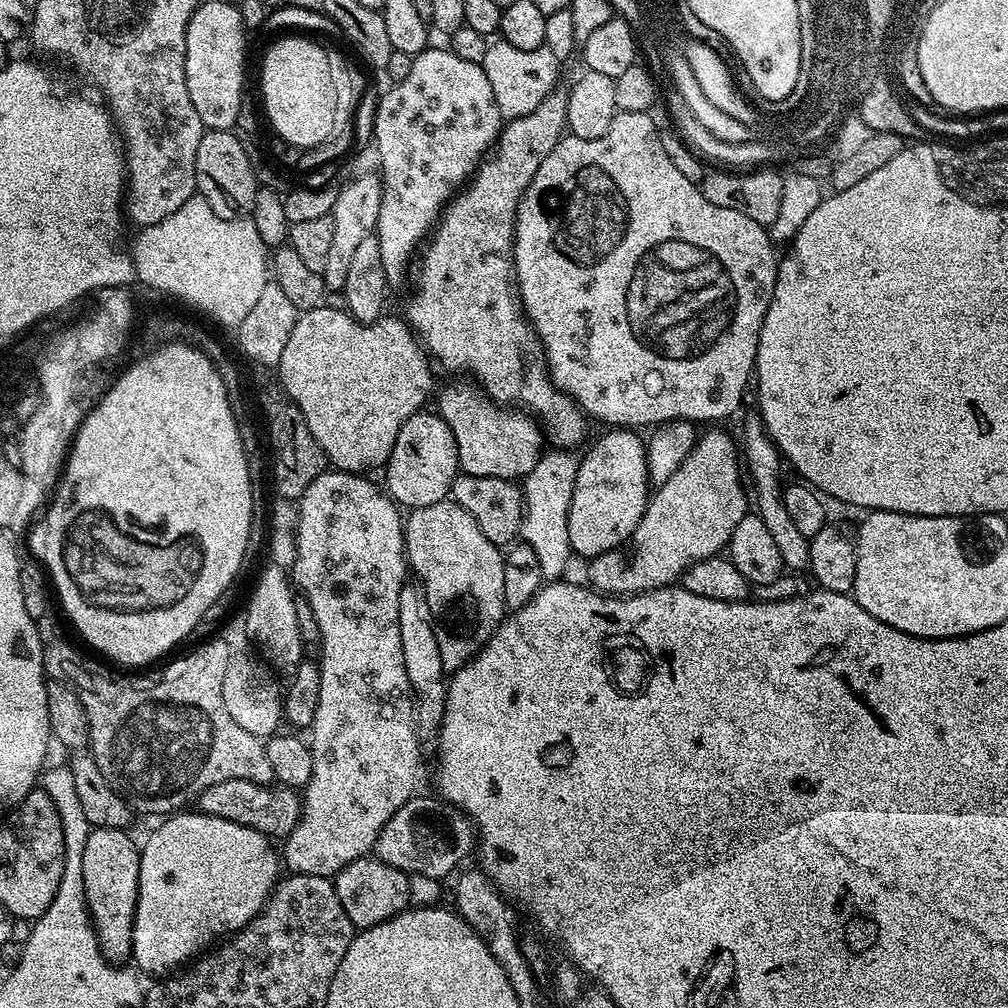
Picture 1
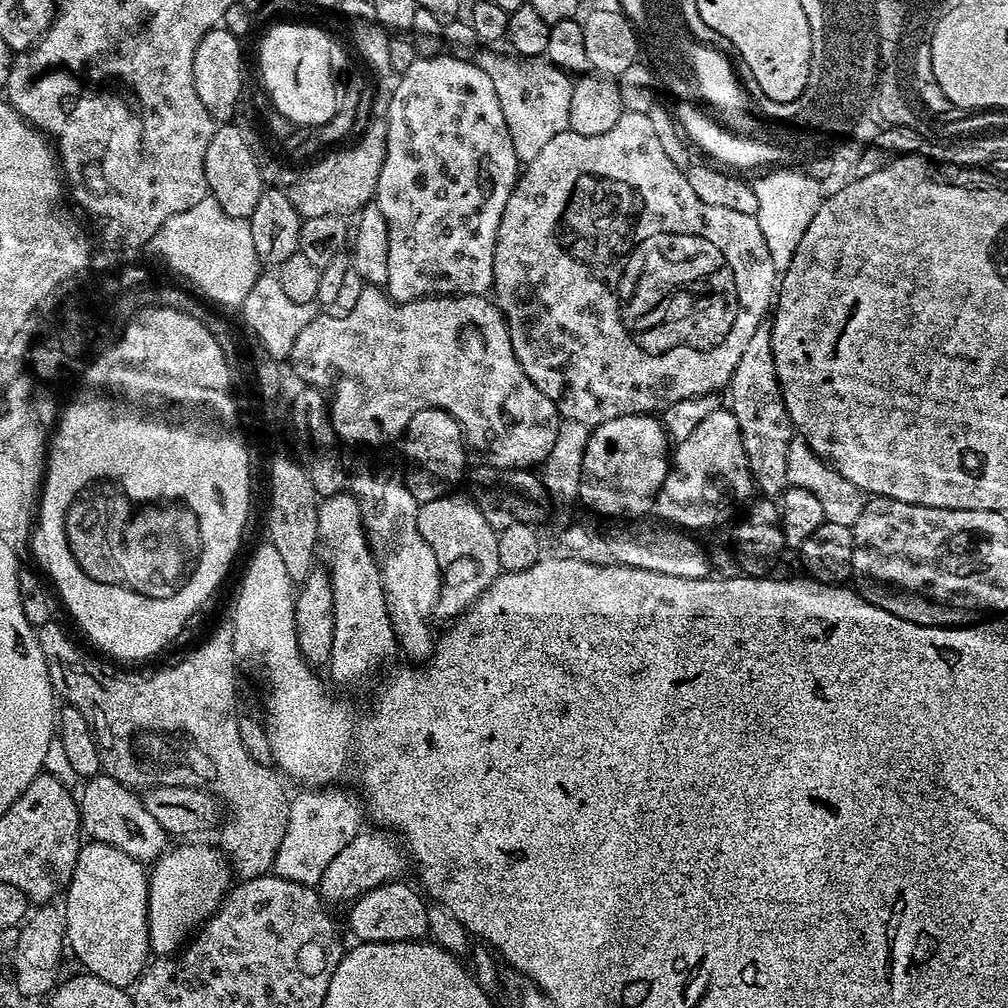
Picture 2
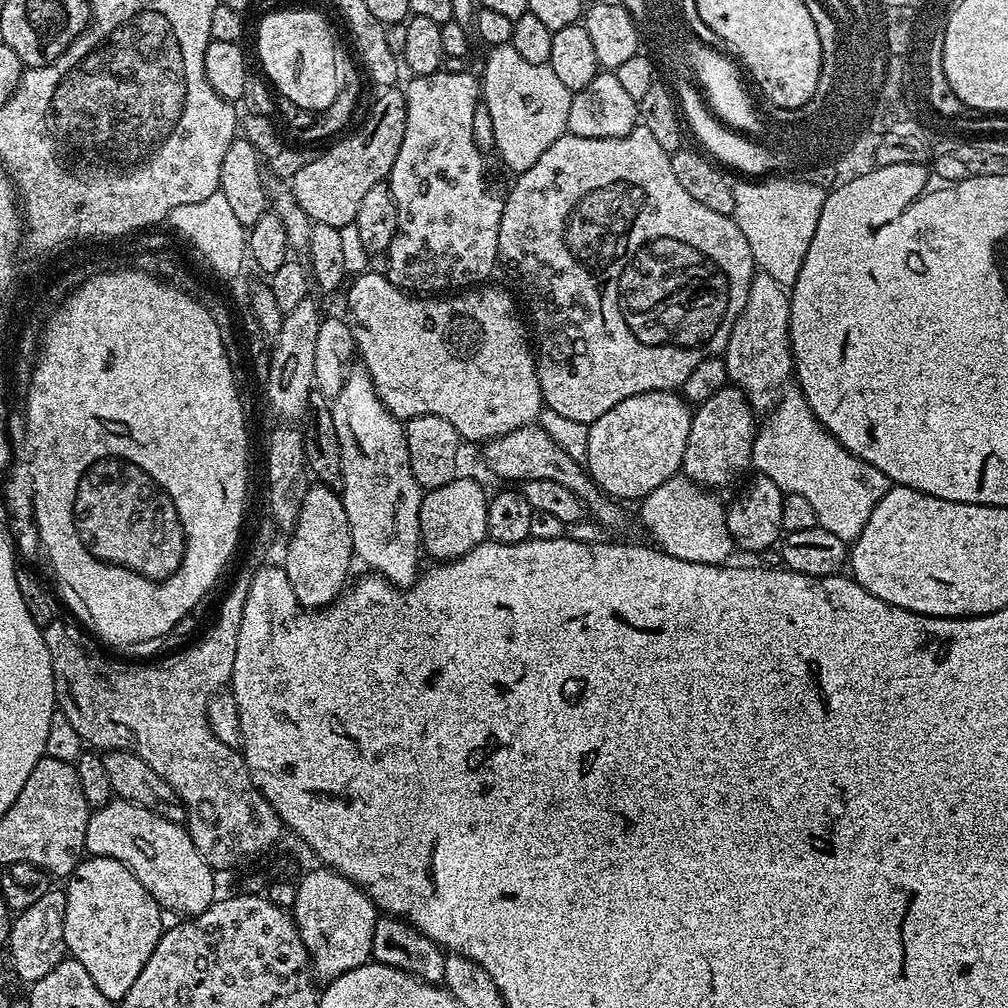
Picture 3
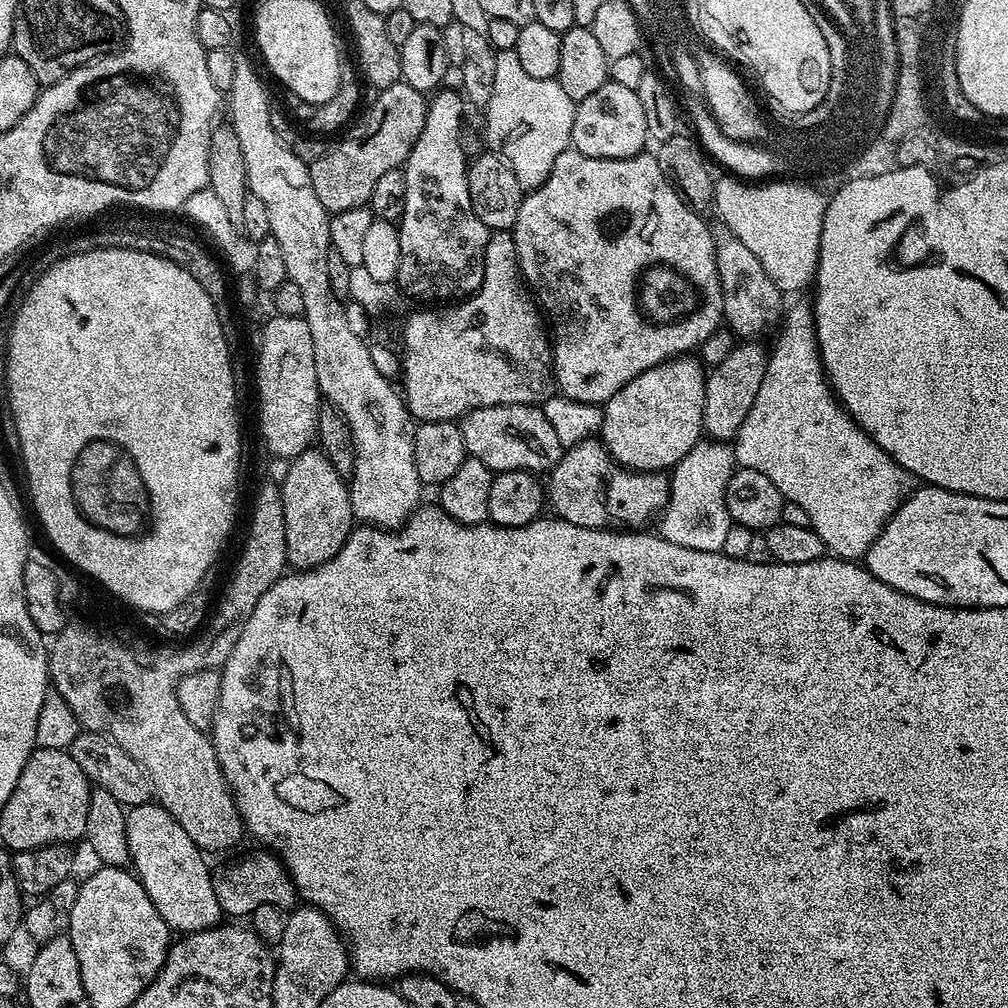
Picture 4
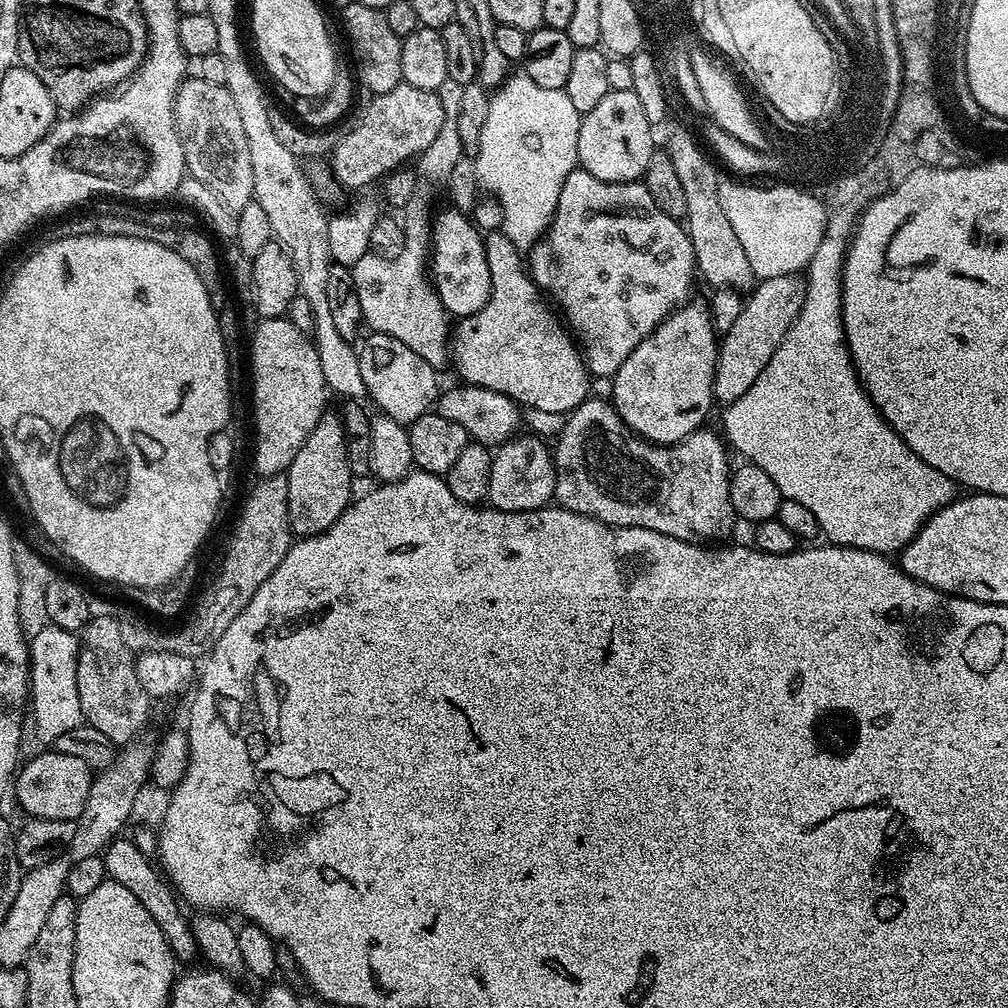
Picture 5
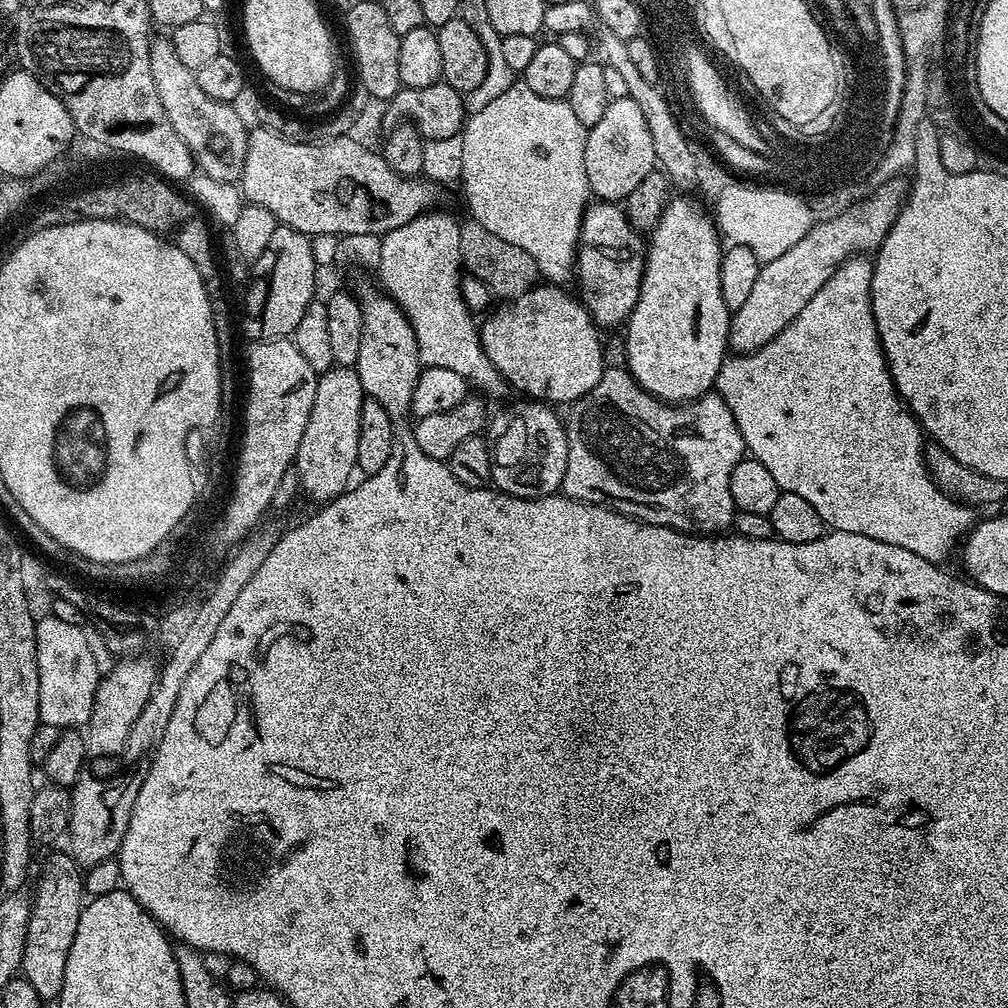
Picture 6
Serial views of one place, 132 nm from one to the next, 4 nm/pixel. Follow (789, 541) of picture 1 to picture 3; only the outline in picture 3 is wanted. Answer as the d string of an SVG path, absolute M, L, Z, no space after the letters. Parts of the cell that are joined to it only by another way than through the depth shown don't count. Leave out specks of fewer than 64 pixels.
M757 271L750 282L750 294L746 294L746 306L730 330L728 344L722 359L728 371L729 381L746 394L753 413L771 413L785 391L784 383L794 372L792 363L792 343L790 342L789 293L770 274Z

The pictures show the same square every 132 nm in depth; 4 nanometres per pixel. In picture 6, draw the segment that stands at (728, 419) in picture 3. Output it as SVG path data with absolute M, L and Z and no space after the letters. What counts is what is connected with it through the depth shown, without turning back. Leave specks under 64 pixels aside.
M896 178L889 179L869 200L854 205L849 212L840 212L821 224L820 221L813 223L810 231L794 242L794 246L790 246L782 258L761 263L760 273L758 278L754 278L754 287L746 302L742 302L742 306L738 306L738 310L730 316L728 342L733 353L751 354L766 346L778 334L782 334L782 330L786 330L786 326L790 326L798 314L802 314L806 302L810 302L810 298L814 298L814 294L826 286L832 273L845 260L879 249L906 199L905 185L903 188L900 182Z

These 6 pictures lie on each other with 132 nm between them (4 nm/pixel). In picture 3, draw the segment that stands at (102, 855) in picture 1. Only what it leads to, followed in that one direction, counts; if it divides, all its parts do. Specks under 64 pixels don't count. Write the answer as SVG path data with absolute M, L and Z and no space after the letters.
M88 856L81 860L71 876L67 877L66 884L63 947L72 951L69 952L71 959L82 962L86 974L94 978L94 986L98 986L98 990L102 990L106 998L119 1002L130 990L130 986L134 986L134 981L138 979L138 974L142 974L146 962L150 962L154 946L158 946L162 935L160 903L149 894L146 886L142 886L142 882L138 882L138 878L134 878L125 864L109 856Z

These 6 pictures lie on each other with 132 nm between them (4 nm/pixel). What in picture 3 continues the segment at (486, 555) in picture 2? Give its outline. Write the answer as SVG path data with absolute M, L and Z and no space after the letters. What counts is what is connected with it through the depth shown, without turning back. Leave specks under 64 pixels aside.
M464 474L457 475L455 480L446 482L446 486L429 488L420 497L420 509L418 510L418 522L420 523L420 539L425 553L428 552L436 562L457 560L476 546L488 539L488 502L489 493L484 493L484 488L476 480Z

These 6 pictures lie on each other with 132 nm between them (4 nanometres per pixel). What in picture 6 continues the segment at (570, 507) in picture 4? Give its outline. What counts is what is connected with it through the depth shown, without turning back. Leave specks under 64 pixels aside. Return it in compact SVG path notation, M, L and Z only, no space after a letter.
M605 367L602 378L594 390L590 390L585 396L575 401L571 405L572 413L566 416L566 427L568 430L568 457L566 458L566 474L562 485L563 495L569 496L571 500L584 500L587 504L603 504L610 506L616 512L624 516L630 516L634 520L639 520L646 524L657 524L663 528L674 528L677 532L687 532L689 534L720 534L733 527L733 516L738 511L736 503L730 494L730 474L738 462L745 459L746 449L744 439L738 430L738 422L734 414L730 414L730 406L719 394L702 394L697 400L687 402L672 403L665 402L658 396L653 396L647 388L643 388L634 379L627 367L612 368Z

